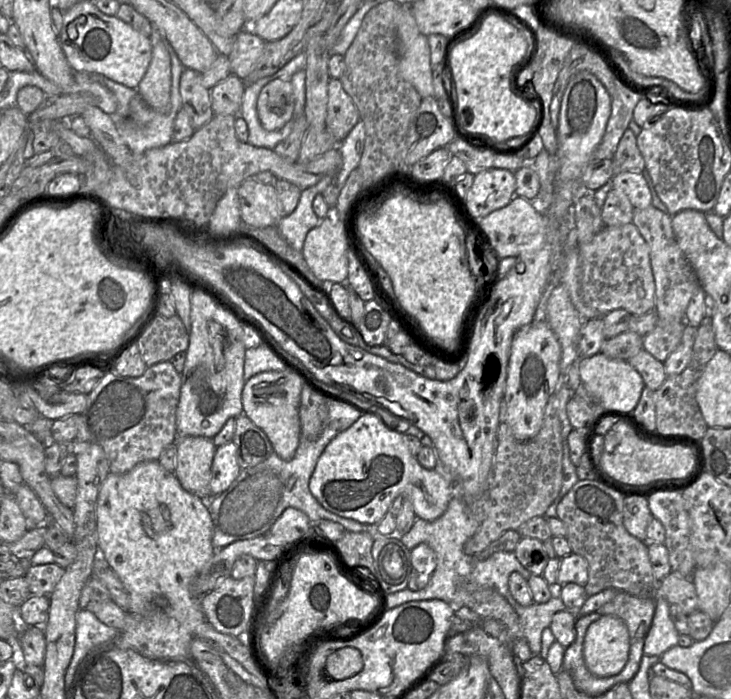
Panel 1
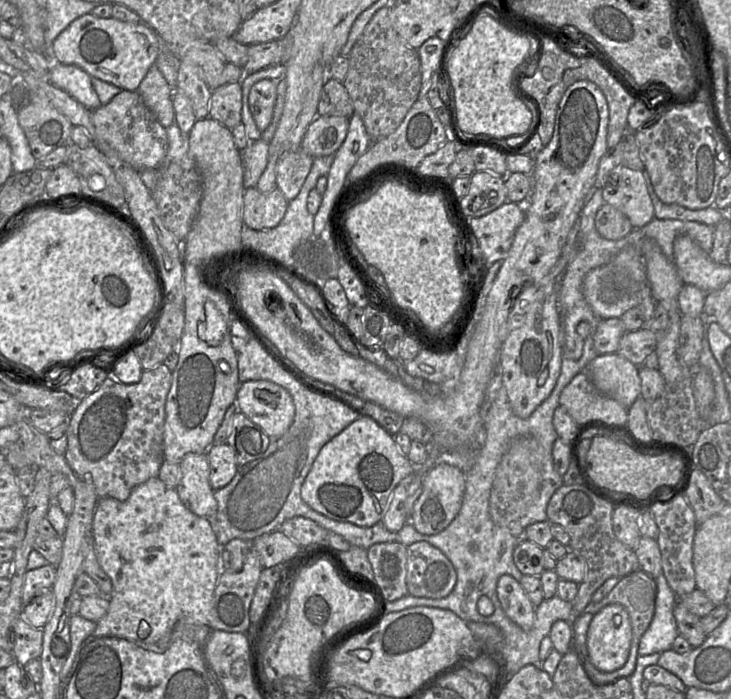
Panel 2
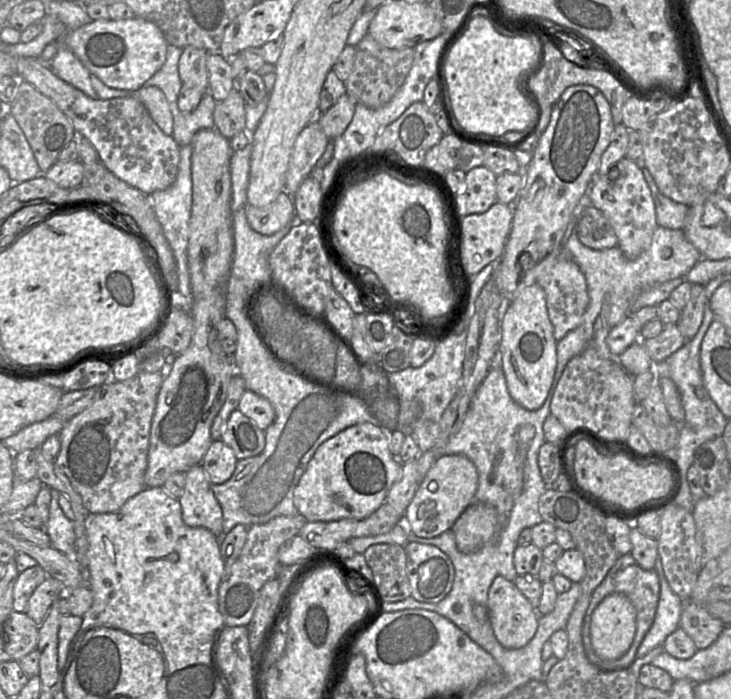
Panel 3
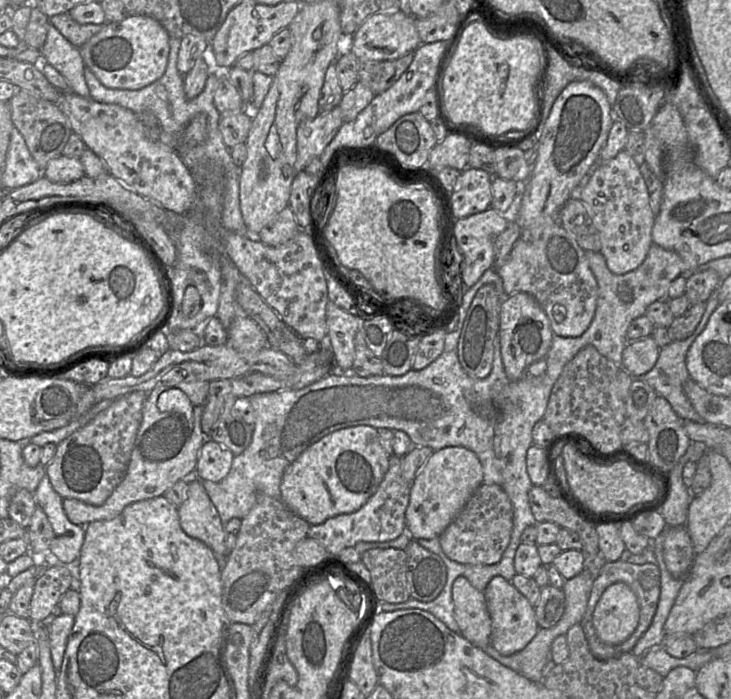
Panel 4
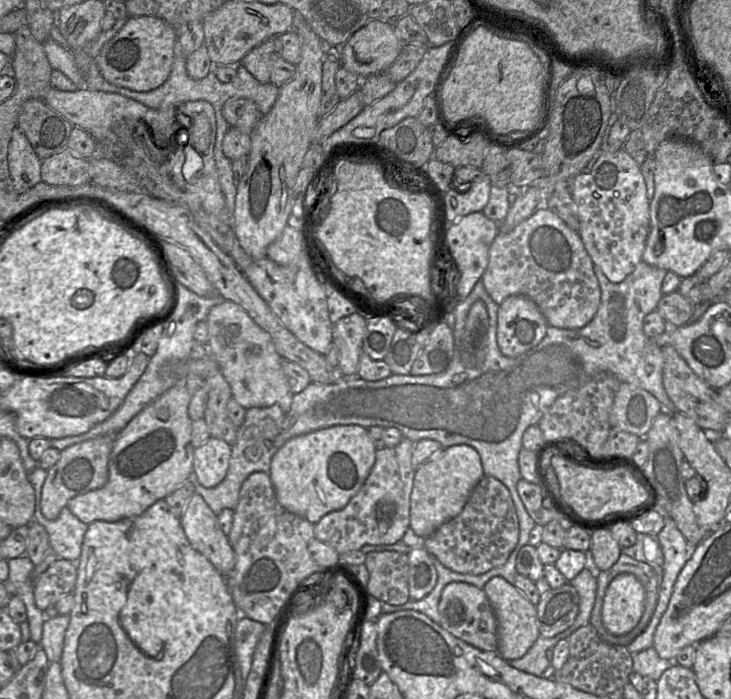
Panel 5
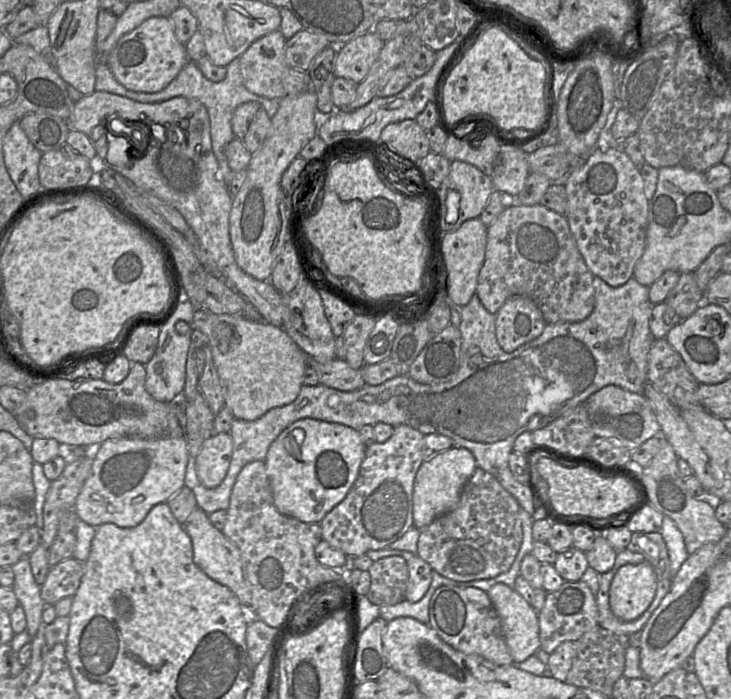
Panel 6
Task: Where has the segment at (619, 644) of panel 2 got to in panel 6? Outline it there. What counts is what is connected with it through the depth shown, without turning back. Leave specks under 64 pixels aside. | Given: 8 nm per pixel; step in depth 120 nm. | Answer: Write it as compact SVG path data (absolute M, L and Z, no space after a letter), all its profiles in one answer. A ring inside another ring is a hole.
M650 562L625 564L611 581L610 609L622 621L635 620L651 604L656 588L656 573Z

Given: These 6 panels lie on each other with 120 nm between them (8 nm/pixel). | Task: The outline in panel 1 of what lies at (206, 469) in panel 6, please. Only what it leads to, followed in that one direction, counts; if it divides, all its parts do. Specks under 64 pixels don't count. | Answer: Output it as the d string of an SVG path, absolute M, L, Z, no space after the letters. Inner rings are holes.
M230 441L217 447L211 468L211 496L217 496L227 490L238 477L240 471L236 445Z

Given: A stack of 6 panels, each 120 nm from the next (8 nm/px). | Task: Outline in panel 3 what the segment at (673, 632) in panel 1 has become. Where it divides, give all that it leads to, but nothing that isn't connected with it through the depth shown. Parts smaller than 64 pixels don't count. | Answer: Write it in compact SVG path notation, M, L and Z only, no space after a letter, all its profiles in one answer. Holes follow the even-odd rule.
M659 555L656 558L654 569L660 582L658 605L653 623L636 652L636 658L646 655L657 646L662 646L667 636L680 627L683 599L671 589L665 577L662 560Z

